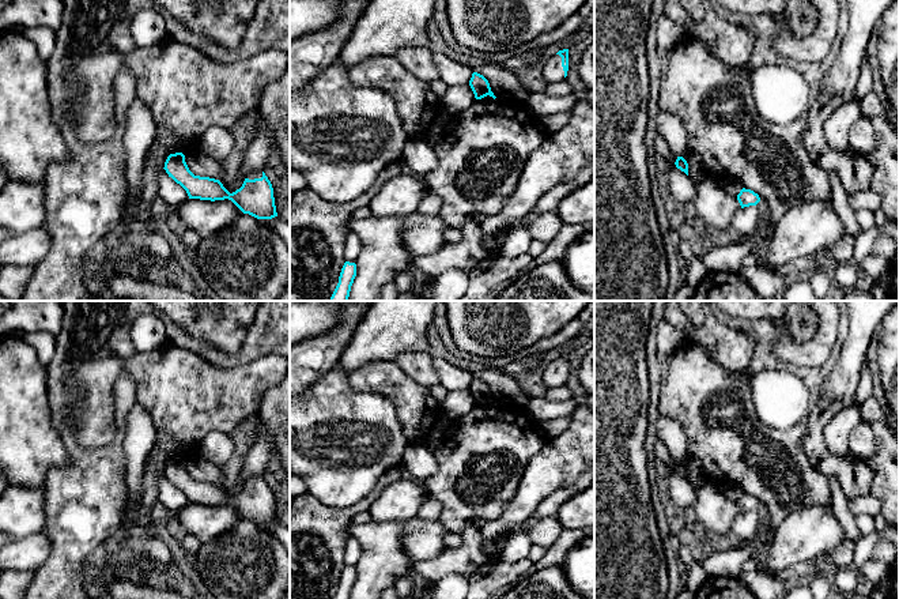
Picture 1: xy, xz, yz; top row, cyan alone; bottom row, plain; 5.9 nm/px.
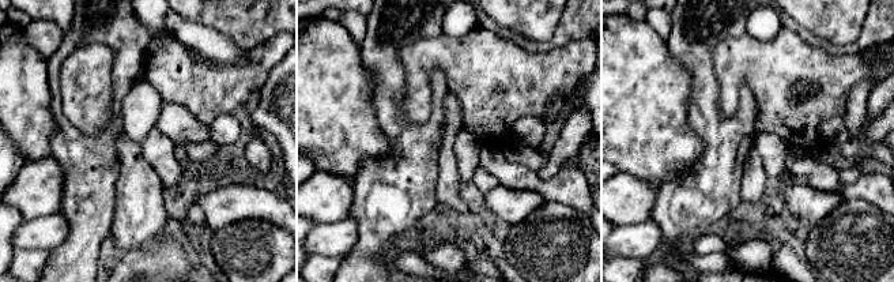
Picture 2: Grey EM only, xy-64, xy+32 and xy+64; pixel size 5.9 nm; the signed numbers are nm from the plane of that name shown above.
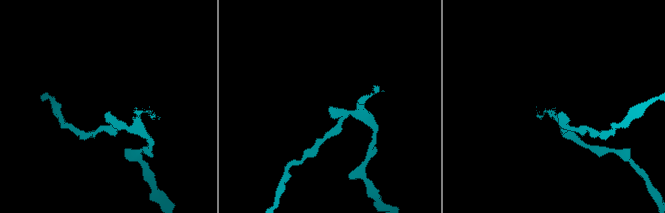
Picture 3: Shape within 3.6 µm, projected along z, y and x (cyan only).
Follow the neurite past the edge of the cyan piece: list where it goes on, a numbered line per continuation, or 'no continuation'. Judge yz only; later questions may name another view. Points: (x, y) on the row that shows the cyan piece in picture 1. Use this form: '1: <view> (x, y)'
no continuation

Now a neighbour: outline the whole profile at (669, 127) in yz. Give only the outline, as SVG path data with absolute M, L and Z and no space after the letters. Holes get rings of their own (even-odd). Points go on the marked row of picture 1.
M660 112L656 118L657 133L665 140L669 151L676 157L683 157L688 148L687 131L680 118L671 113Z

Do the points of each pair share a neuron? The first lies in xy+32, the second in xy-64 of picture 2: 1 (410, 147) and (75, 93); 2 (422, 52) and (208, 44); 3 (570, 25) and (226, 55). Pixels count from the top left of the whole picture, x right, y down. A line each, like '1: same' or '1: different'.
1: different
2: different
3: different

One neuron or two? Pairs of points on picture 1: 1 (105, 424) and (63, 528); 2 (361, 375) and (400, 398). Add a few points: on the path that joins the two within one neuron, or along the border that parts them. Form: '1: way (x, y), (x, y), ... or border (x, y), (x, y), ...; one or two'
1: border (116, 422), (114, 437), (99, 447), (74, 437); two
2: way (370, 377), (380, 377), (391, 388); one

